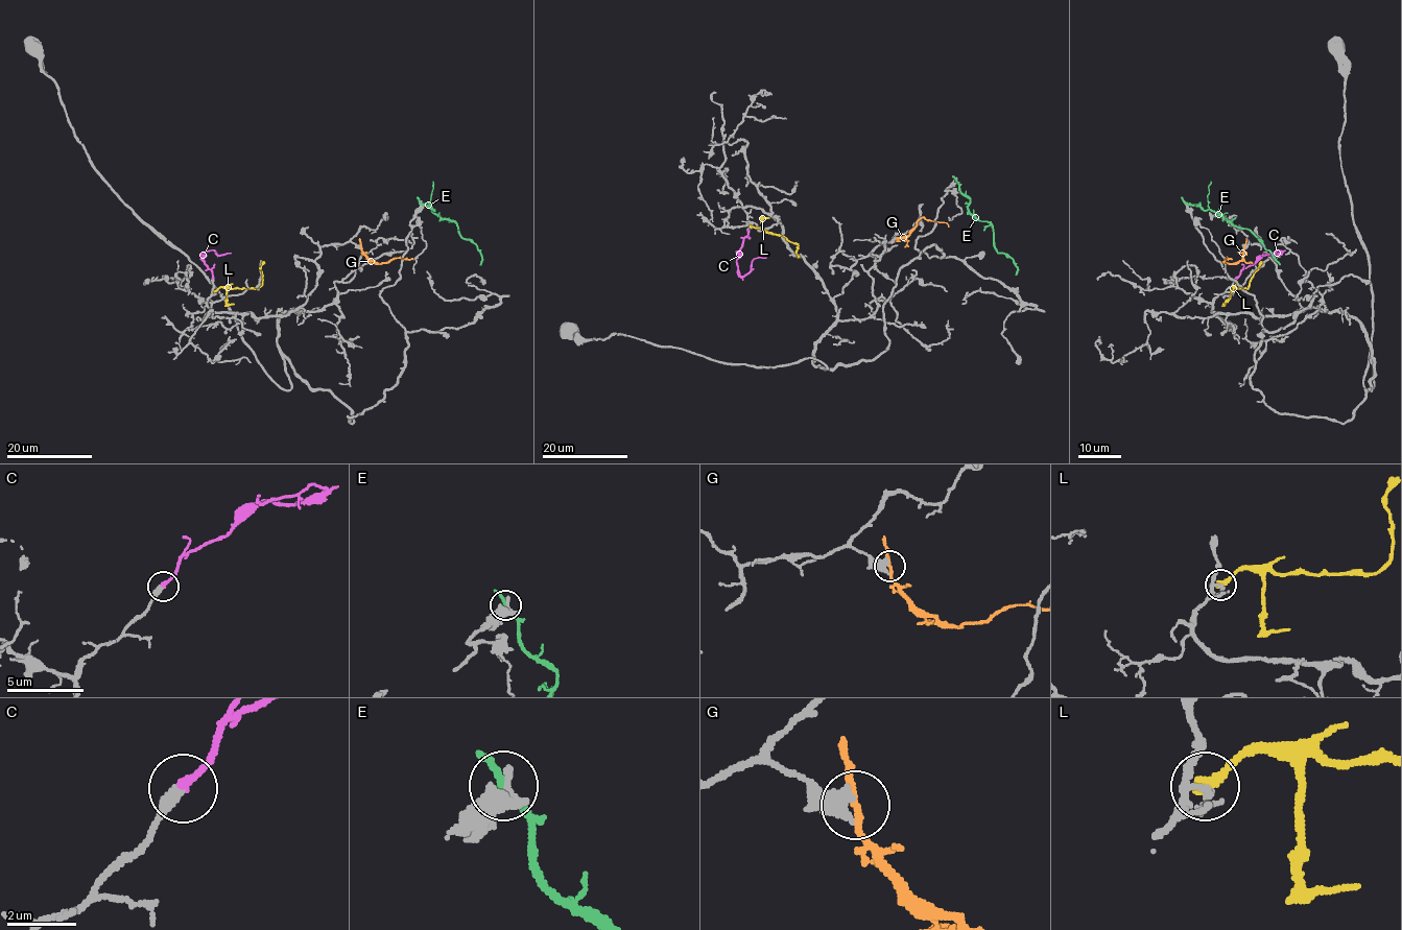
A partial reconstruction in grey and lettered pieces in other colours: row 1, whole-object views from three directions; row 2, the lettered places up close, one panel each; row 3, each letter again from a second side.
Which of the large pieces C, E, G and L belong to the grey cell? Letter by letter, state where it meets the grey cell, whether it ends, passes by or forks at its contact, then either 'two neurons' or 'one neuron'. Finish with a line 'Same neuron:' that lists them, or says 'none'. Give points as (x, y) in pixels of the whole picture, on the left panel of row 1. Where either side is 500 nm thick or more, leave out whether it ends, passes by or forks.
C: contact (212, 278); it ends; one neuron
E: contact (420, 203); it passes by; two neurons
G: contact (361, 246); two neurons
L: contact (214, 291); it ends; two neurons
Same neuron: C

